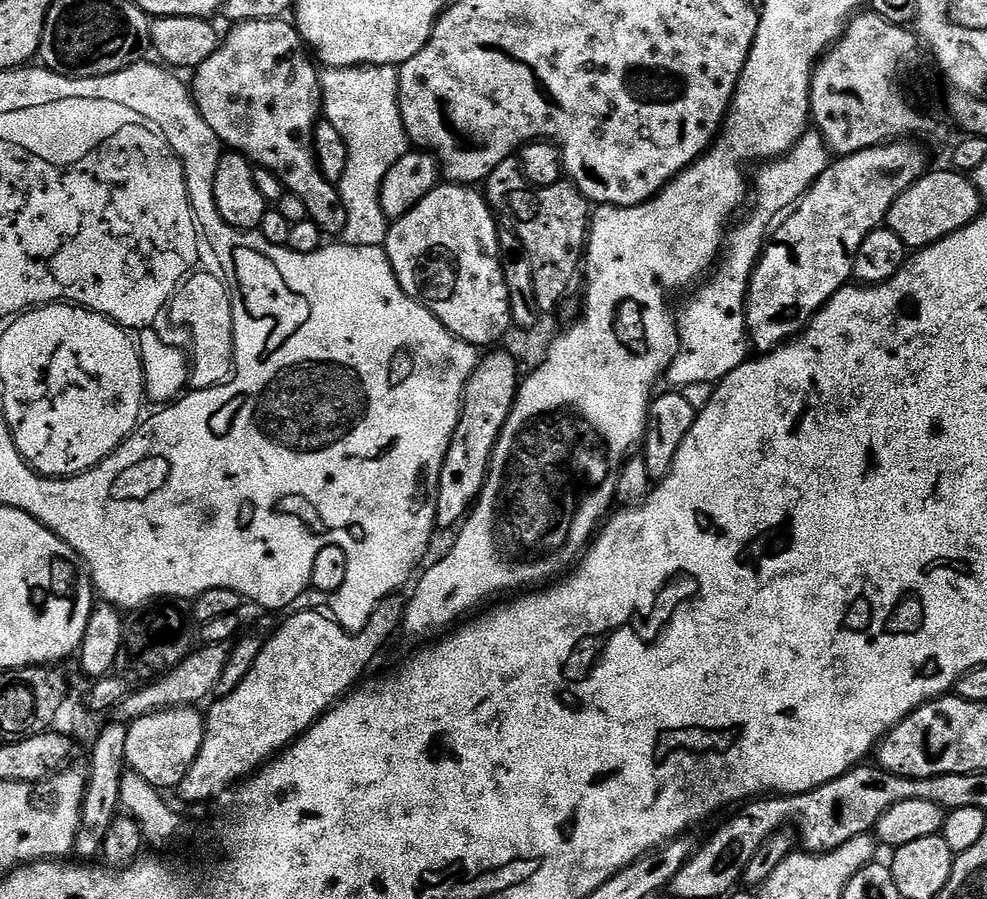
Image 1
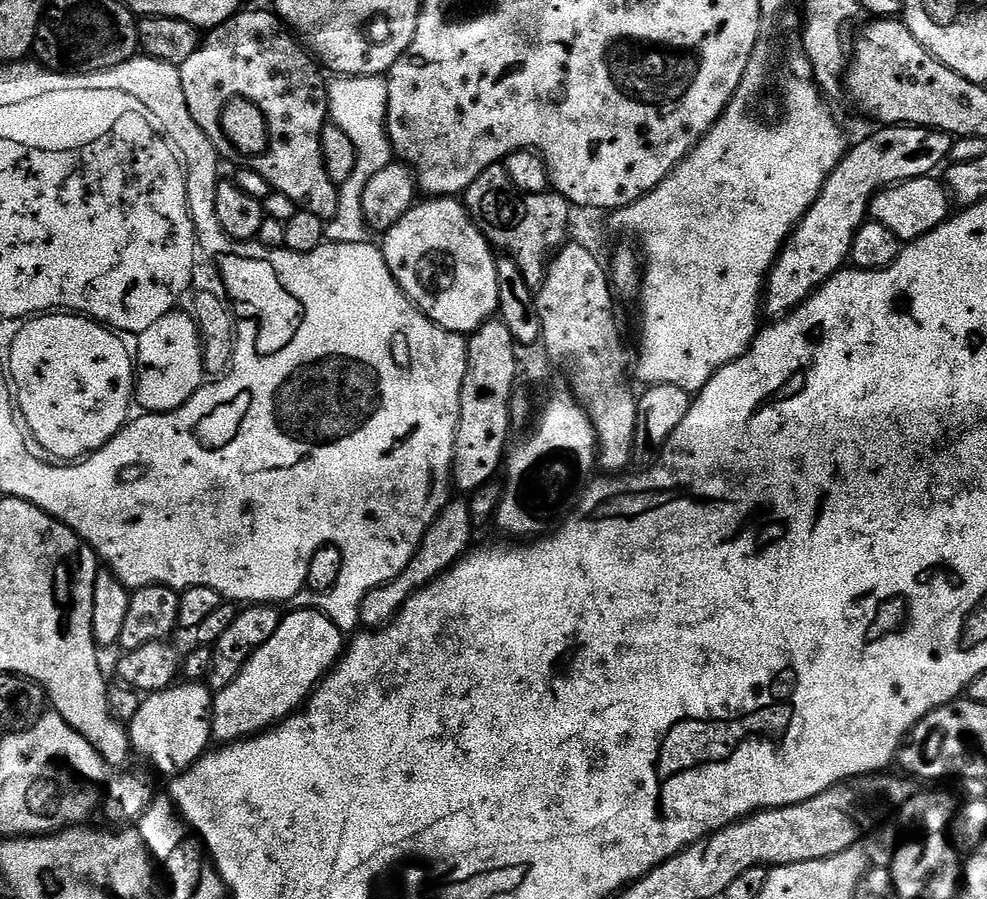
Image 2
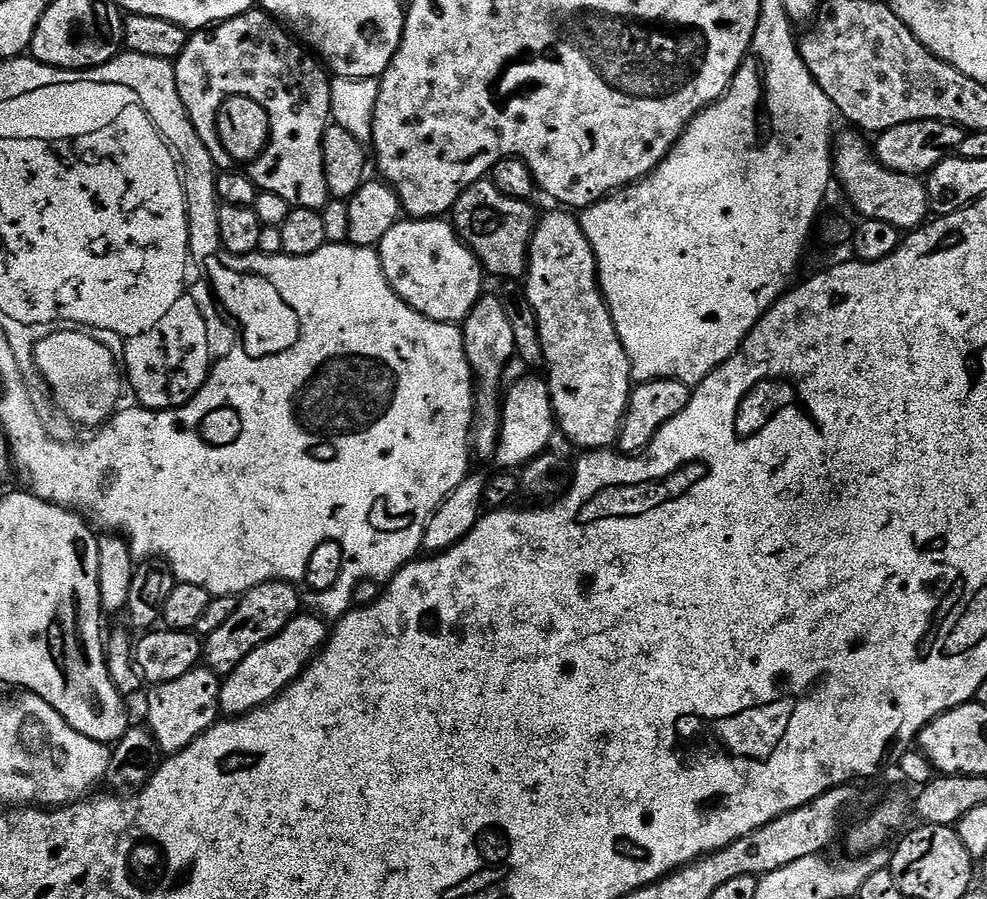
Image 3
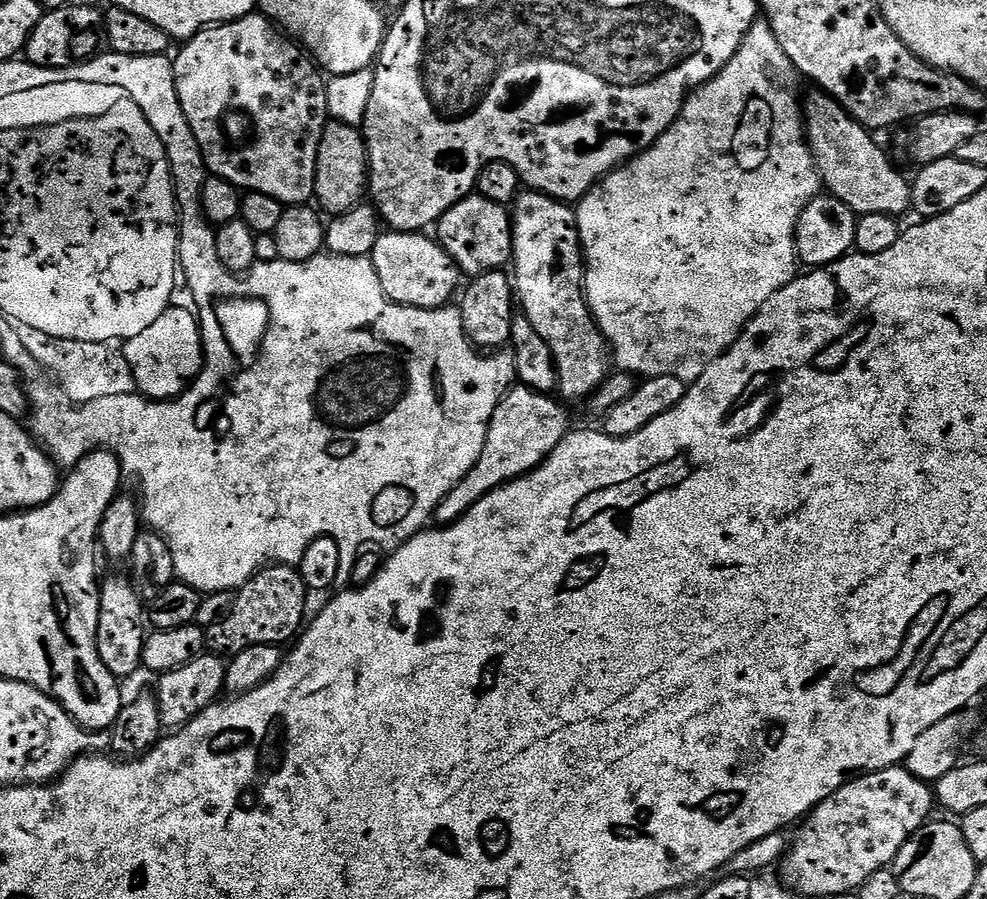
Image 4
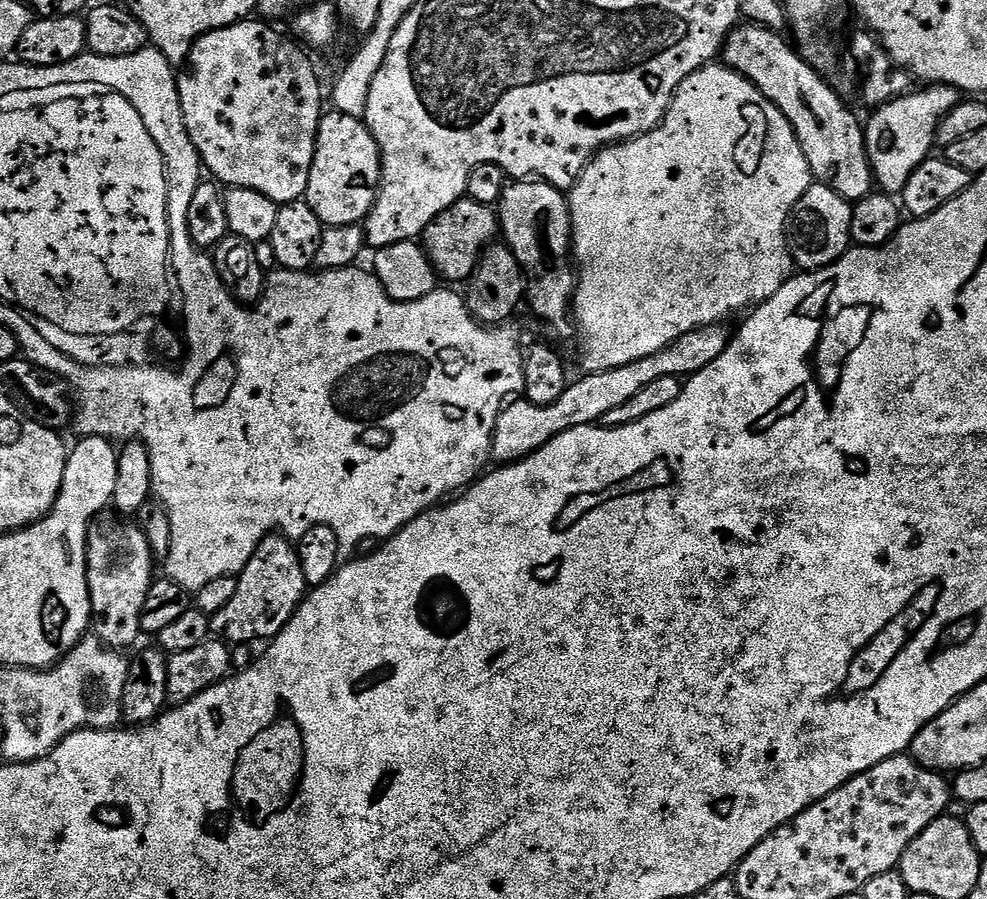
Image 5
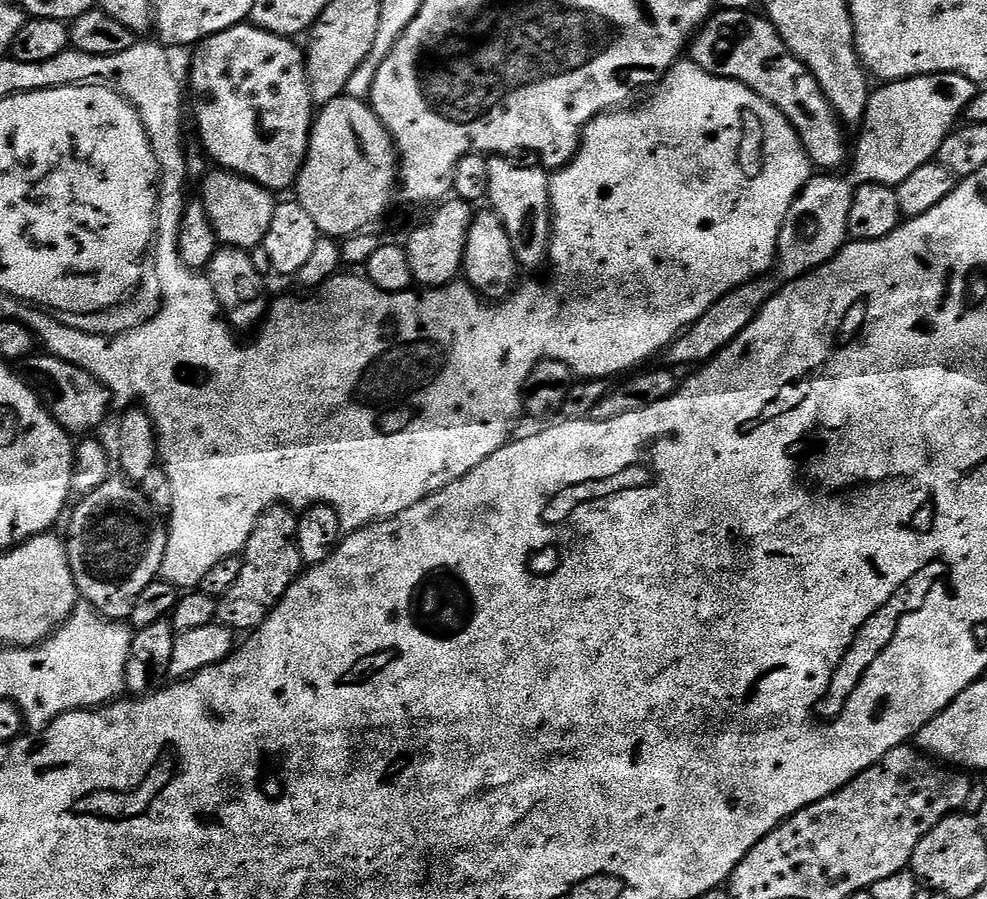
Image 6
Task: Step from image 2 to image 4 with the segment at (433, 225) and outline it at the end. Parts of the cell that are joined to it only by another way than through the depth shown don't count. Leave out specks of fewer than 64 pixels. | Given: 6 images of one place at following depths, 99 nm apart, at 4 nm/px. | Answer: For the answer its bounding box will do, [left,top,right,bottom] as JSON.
[371,231,462,308]

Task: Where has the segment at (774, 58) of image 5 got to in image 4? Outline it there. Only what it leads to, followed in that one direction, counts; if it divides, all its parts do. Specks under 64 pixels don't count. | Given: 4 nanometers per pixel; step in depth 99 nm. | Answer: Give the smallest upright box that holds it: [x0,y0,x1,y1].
[802,90,912,218]

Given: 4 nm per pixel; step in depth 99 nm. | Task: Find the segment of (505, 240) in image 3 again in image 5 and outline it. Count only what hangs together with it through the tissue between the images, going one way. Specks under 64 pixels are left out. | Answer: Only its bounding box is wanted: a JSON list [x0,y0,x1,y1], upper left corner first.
[422,198,498,280]

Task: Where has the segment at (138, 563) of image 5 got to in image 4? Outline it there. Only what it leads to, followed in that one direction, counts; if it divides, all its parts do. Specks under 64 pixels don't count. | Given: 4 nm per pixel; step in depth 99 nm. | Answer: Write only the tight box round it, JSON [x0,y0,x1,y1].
[96,575,146,678]

